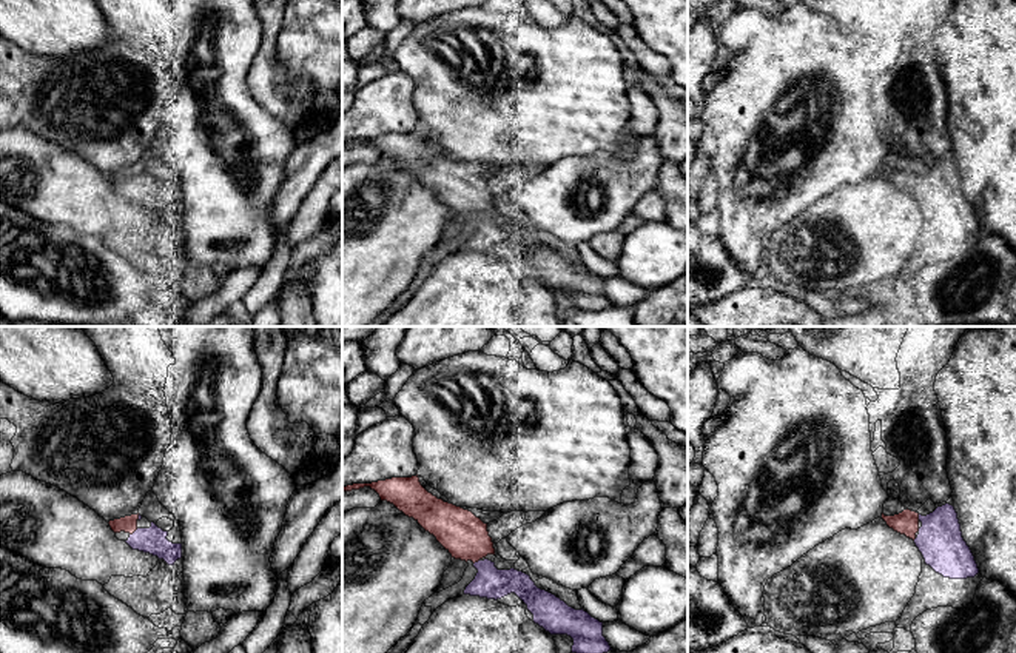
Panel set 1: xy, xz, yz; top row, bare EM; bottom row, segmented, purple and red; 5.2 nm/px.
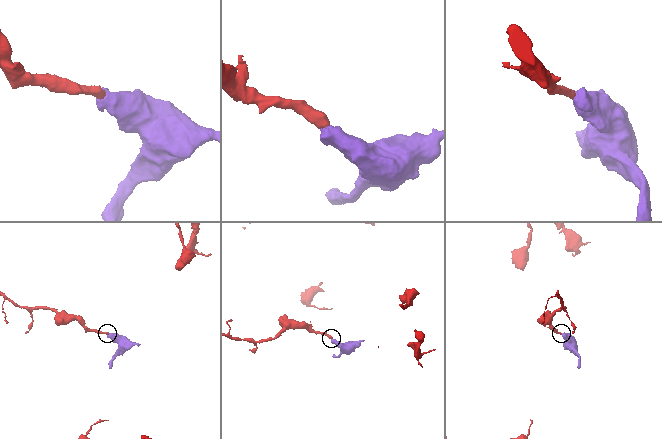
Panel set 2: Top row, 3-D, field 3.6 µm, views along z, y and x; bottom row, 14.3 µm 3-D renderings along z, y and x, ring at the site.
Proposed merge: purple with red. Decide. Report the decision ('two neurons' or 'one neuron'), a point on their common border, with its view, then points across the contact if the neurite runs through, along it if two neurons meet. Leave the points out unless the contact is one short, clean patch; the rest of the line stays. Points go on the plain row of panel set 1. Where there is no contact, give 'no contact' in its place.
one neuron | xy (134, 187) | across xy (153, 194), (142, 194), (134, 187), (128, 179)

